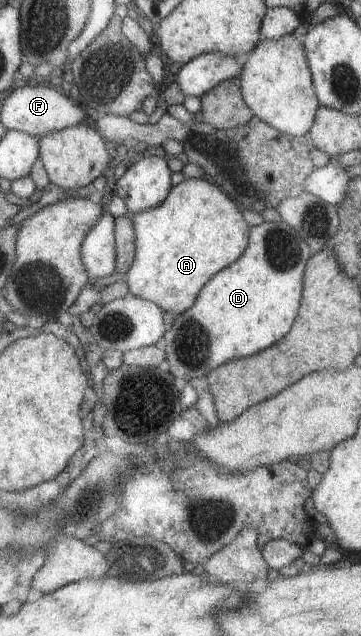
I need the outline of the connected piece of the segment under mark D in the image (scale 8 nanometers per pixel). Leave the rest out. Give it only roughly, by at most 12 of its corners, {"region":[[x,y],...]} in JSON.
{"region":[[285,222],[251,227],[163,333],[192,381],[291,328],[313,251]]}

